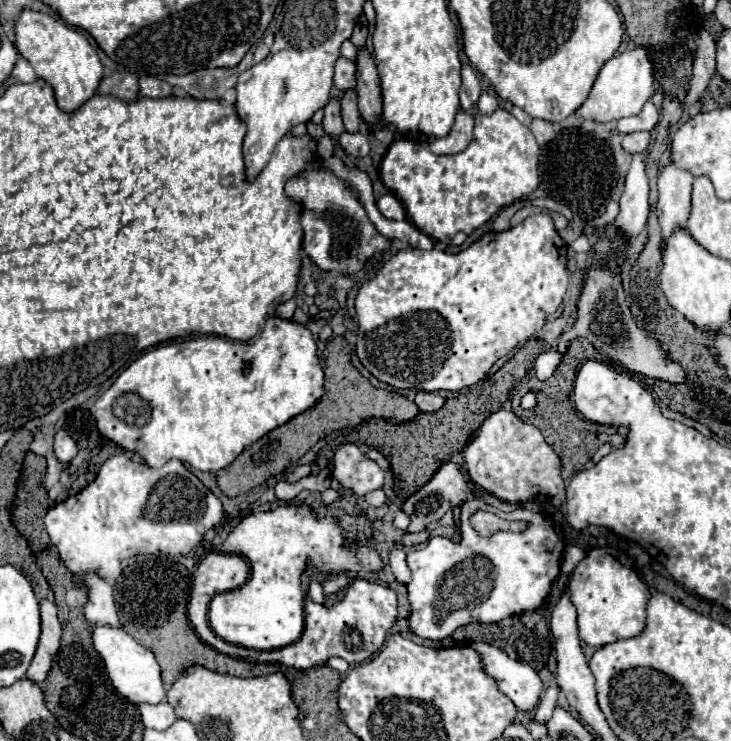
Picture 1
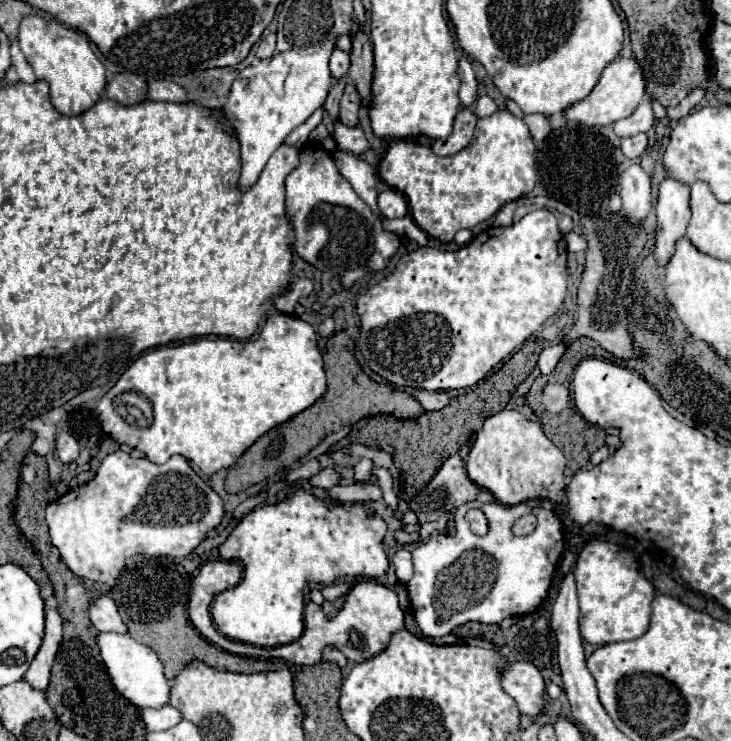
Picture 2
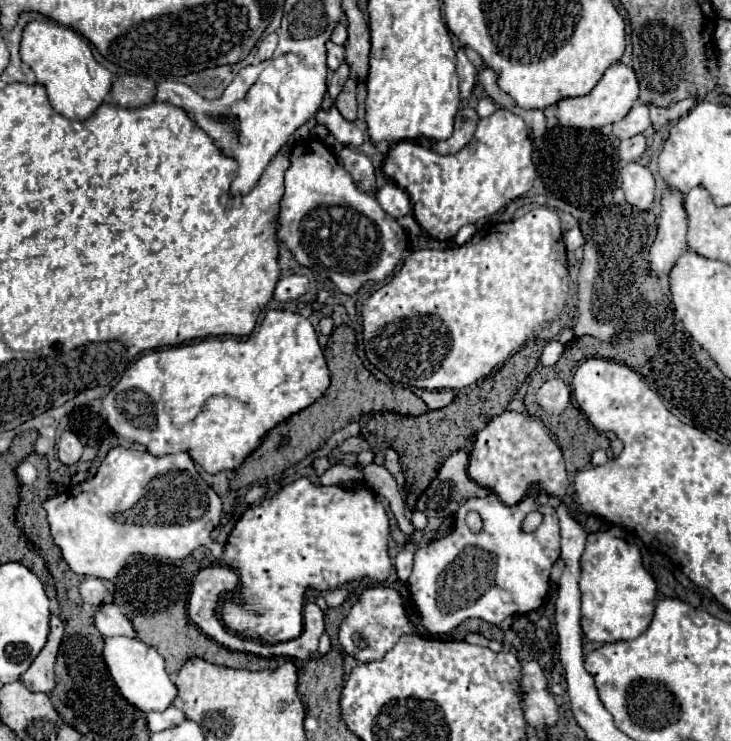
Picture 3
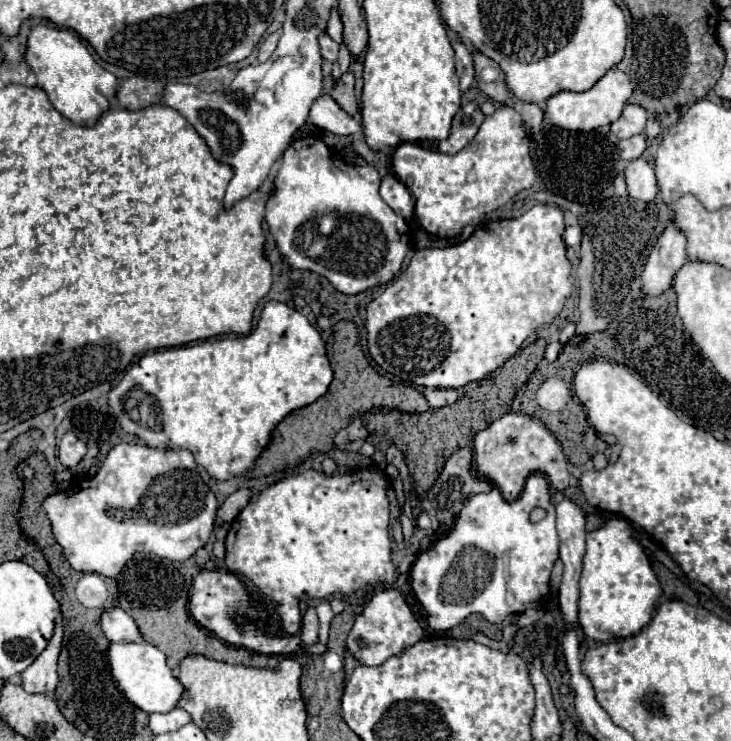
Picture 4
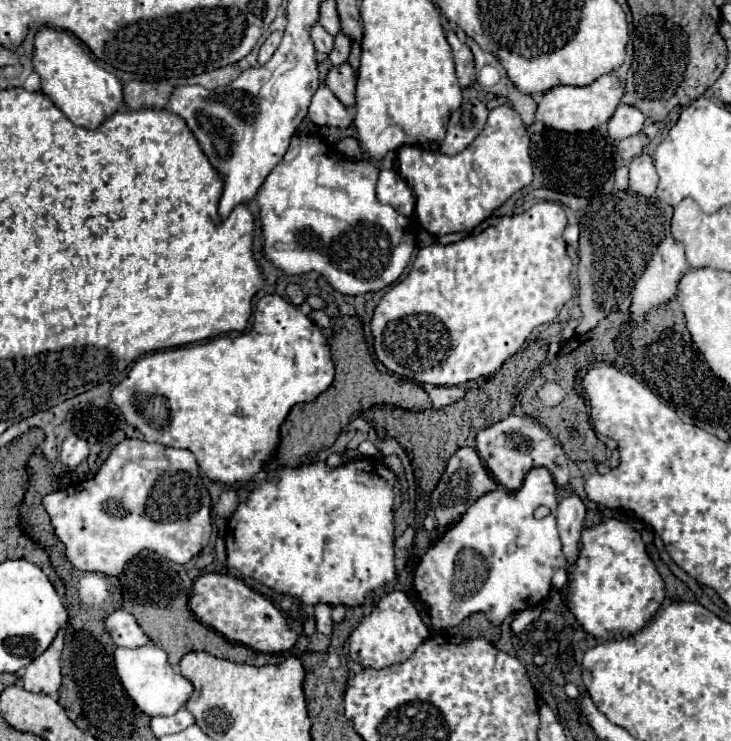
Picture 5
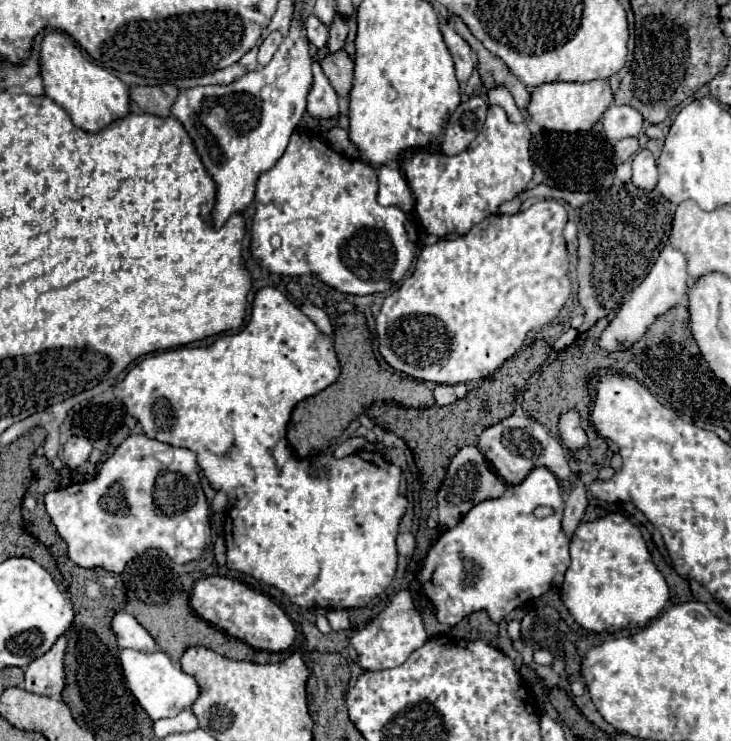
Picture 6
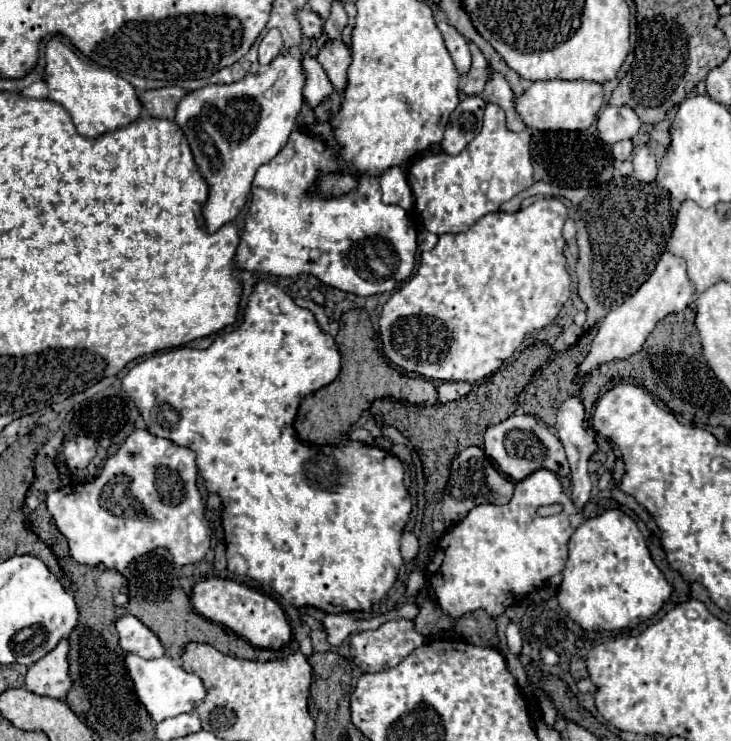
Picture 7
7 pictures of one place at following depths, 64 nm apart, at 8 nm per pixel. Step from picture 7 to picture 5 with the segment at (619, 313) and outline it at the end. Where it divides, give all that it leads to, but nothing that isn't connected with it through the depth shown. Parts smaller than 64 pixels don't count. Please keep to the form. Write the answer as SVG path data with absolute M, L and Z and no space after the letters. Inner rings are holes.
M666 236L664 242L660 242L656 254L652 256L652 260L648 262L644 274L640 276L640 280L636 282L636 290L634 290L634 300L632 300L632 306L630 306L630 312L632 312L632 322L634 324L640 324L646 316L646 312L658 304L664 304L666 300L674 298L678 294L678 280L680 276L688 270L688 262L686 262L686 256L684 256L684 244L682 242L676 242L672 236Z

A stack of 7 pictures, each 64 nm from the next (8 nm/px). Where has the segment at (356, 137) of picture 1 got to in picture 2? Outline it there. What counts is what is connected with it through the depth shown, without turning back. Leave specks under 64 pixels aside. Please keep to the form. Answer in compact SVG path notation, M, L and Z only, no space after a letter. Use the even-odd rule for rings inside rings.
M336 122L332 136L344 152L350 152L354 156L360 156L366 150L370 150L370 144L368 144L368 140L360 128L348 128L342 122Z

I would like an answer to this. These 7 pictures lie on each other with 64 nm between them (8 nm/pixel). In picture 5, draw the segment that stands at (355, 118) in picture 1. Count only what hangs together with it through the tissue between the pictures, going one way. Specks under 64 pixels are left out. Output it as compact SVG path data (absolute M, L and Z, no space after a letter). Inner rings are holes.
M342 64L340 68L330 68L326 84L346 108L352 108L356 104L356 98L354 98L356 78L350 64Z

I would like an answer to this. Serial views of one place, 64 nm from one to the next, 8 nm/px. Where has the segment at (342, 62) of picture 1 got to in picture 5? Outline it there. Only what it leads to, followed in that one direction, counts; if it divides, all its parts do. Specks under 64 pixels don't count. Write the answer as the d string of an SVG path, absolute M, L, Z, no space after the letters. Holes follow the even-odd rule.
M316 24L312 28L312 40L314 40L316 52L320 52L320 54L326 54L328 56L334 50L334 38L320 24Z

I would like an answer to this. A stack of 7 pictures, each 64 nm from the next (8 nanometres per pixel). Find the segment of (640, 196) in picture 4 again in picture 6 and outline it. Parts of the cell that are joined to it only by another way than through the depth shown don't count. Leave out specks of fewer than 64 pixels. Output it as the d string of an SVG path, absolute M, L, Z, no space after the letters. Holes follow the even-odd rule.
M642 150L632 158L632 184L642 190L654 190L658 182L656 162L650 150Z

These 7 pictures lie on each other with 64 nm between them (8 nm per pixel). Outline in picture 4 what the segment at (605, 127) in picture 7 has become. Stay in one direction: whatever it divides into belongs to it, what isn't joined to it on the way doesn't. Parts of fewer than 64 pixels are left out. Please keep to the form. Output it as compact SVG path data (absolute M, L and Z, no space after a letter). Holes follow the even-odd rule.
M628 104L622 116L612 124L612 134L620 140L642 134L646 128L646 120L648 120L648 112L642 106Z

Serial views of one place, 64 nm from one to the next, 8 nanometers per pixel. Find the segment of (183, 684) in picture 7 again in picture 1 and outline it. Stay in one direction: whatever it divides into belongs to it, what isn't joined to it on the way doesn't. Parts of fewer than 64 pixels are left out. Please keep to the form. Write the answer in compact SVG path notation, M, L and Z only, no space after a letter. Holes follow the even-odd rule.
M94 626L92 640L94 640L94 650L102 656L104 664L106 664L106 670L108 670L108 676L110 676L114 688L124 698L128 698L134 704L140 704L140 702L158 704L166 698L162 680L160 680L160 666L148 648L138 644L122 628L114 628L114 626Z

